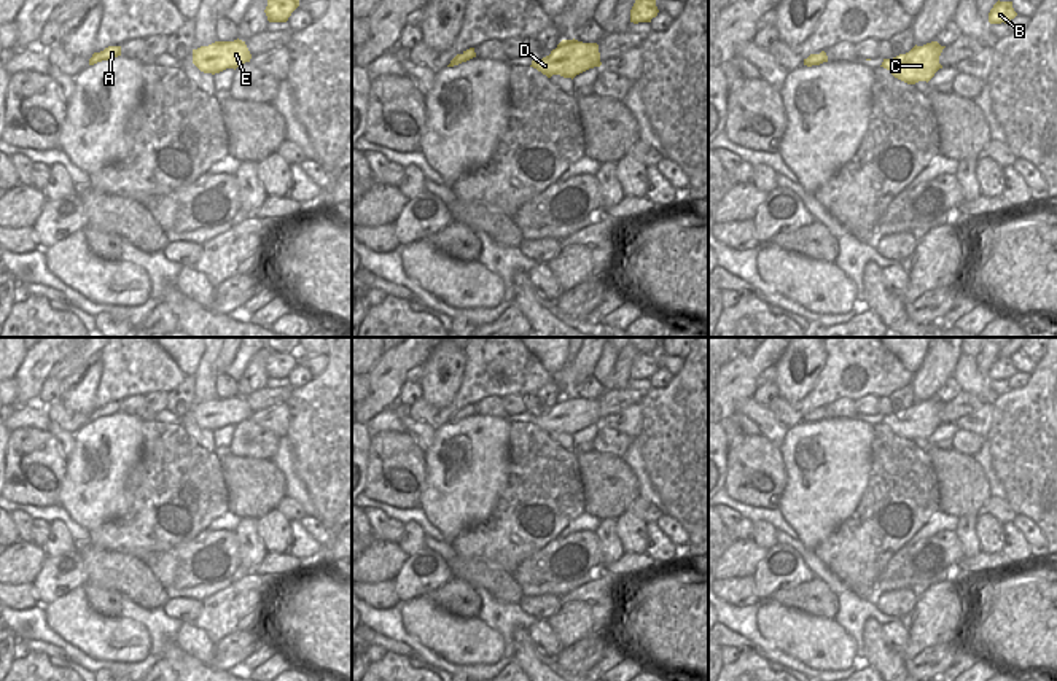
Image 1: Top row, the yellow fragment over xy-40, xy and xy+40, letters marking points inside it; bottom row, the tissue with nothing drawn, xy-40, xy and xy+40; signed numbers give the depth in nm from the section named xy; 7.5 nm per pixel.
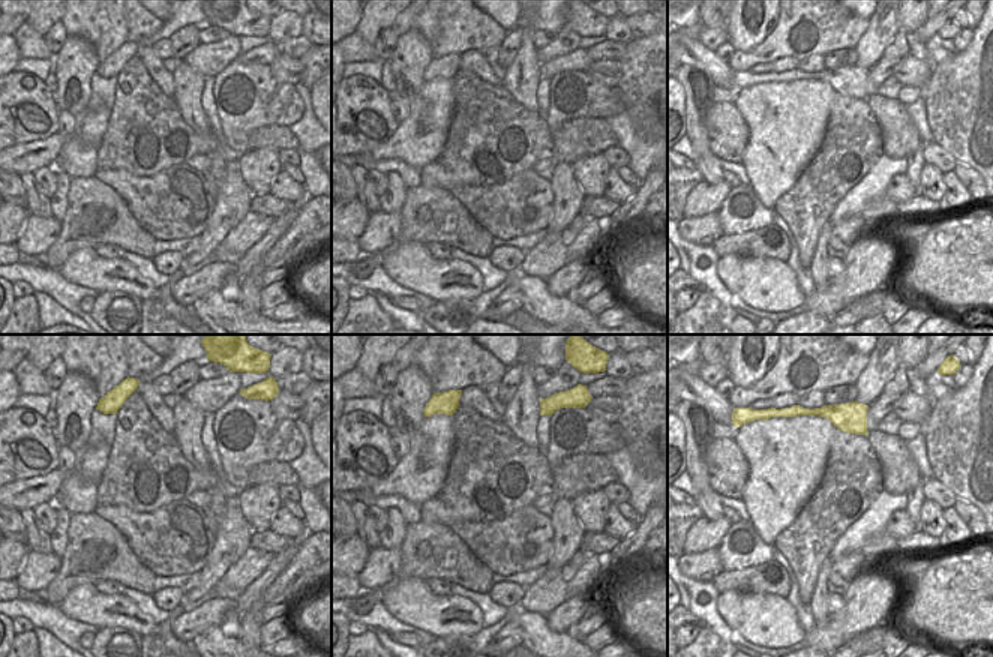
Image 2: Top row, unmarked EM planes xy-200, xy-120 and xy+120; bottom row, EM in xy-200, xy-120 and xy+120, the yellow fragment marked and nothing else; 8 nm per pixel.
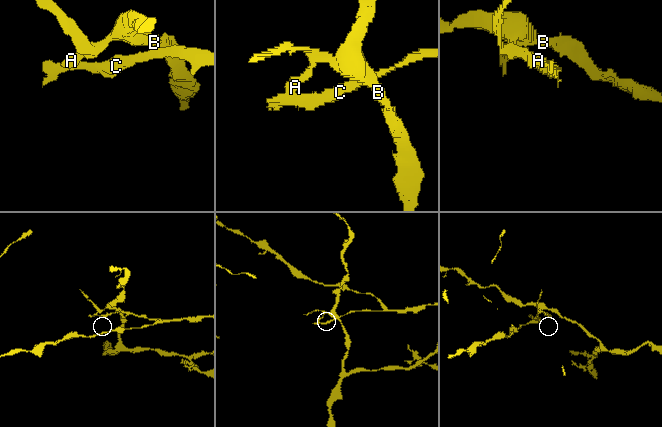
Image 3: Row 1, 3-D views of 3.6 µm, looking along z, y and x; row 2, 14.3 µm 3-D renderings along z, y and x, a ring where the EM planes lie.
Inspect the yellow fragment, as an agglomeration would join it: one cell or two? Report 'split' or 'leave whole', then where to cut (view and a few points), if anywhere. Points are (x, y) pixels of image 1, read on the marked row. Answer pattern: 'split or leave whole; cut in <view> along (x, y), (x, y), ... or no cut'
split; cut in xy+40 along (804, 61), (812, 64)

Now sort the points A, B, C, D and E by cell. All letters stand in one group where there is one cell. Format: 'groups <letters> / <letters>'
groups A B / C D E

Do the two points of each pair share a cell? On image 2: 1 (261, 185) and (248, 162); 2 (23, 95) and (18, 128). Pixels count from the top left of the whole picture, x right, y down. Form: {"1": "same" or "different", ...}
{"1": "same", "2": "same"}

